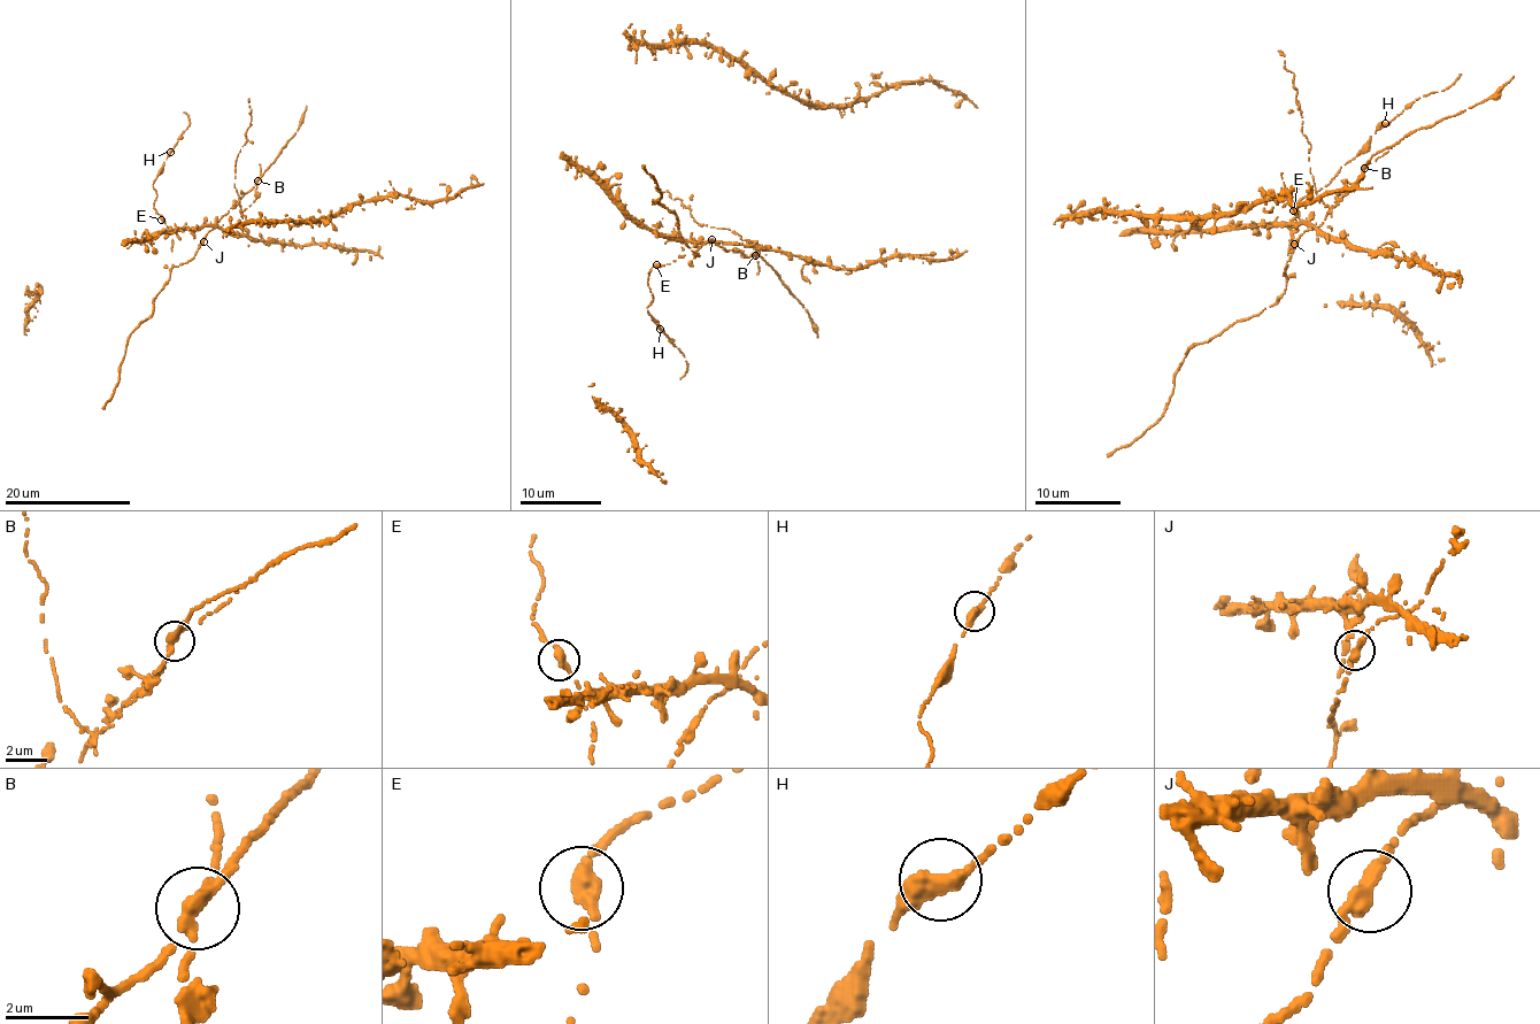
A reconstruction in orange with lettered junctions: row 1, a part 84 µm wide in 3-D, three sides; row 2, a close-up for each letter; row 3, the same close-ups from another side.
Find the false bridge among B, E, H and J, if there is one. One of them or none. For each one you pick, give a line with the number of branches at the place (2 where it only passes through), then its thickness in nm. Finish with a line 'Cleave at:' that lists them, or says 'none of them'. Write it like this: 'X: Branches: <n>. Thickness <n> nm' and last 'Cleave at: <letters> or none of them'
B: Branches: 2. Thickness 360 nm
Cleave at: B

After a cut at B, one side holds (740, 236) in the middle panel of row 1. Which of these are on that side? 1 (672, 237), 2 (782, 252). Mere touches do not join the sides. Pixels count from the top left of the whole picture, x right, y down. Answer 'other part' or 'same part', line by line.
1: other part
2: other part

